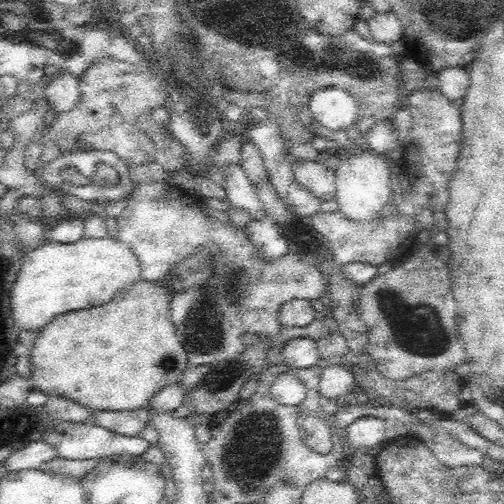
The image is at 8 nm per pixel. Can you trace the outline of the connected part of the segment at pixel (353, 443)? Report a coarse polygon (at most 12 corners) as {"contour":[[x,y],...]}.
{"contour":[[362,417],[347,426],[348,451],[386,442],[392,418]]}

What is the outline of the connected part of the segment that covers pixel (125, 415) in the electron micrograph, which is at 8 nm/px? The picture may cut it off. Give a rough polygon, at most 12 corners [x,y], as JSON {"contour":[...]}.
{"contour":[[138,410],[94,412],[96,425],[138,436],[150,421]]}

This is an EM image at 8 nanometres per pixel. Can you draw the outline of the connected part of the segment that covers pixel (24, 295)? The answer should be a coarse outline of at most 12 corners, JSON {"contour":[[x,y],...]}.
{"contour":[[112,238],[26,250],[12,316],[38,332],[141,280]]}

